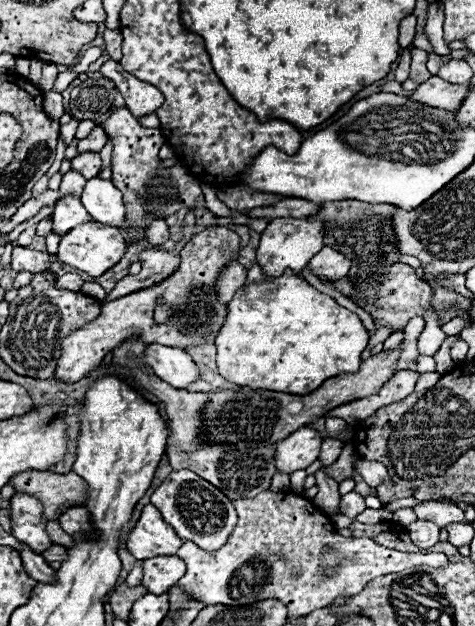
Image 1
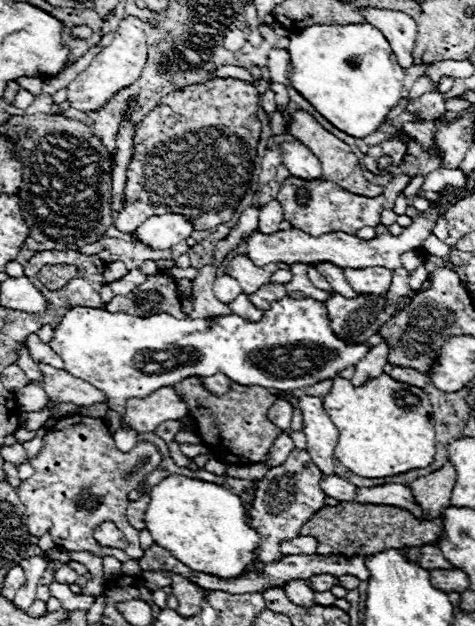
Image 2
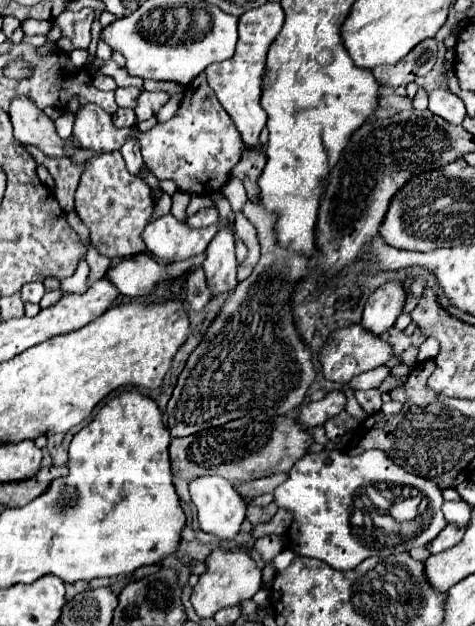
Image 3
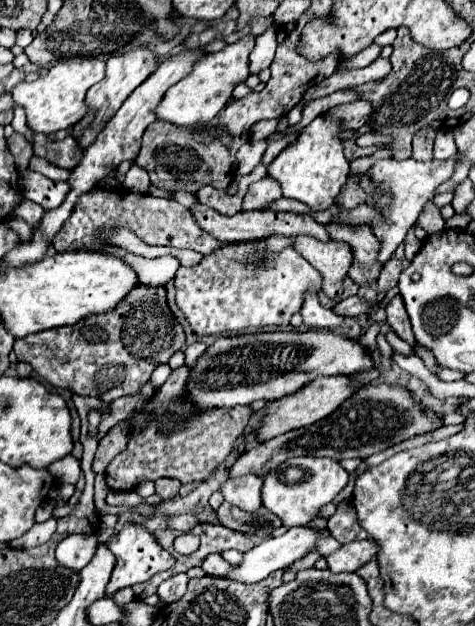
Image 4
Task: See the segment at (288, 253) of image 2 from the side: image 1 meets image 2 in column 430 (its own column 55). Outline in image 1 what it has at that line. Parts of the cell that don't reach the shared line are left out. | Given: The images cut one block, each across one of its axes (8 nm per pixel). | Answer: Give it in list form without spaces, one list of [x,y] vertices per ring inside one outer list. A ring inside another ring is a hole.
[[[62,194],[56,202],[52,222],[54,222],[54,234],[64,236],[70,232],[76,224],[84,224],[90,220],[90,214],[80,204],[80,196],[76,194]]]

